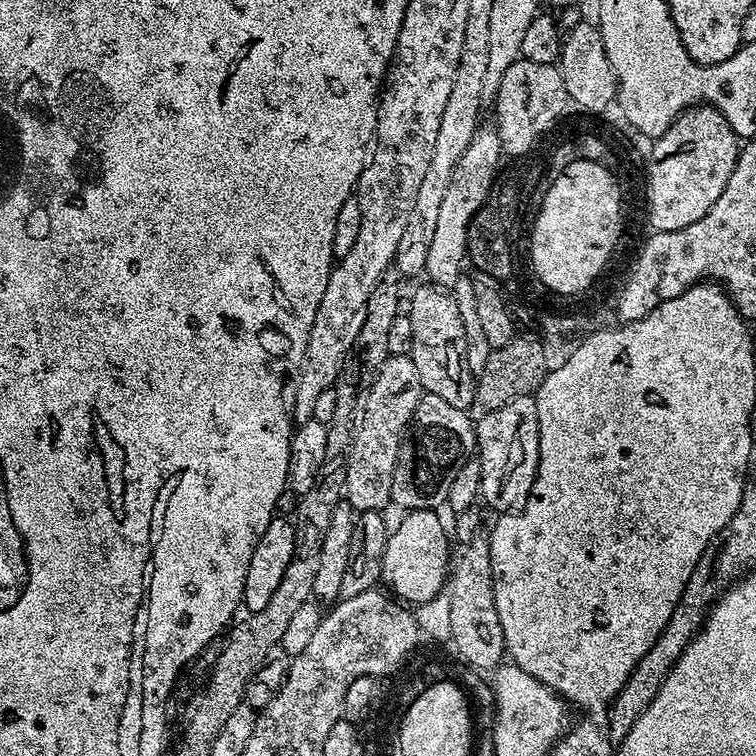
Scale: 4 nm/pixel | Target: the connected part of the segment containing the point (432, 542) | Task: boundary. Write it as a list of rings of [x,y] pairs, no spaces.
[[[417,508],[401,515],[404,517],[401,518],[400,525],[389,531],[386,550],[382,554],[380,575],[383,583],[385,585],[388,583],[387,587],[401,601],[412,606],[419,606],[425,600],[433,600],[441,595],[446,584],[446,573],[450,568],[450,552],[448,556],[444,528],[436,515],[437,513],[431,508]]]

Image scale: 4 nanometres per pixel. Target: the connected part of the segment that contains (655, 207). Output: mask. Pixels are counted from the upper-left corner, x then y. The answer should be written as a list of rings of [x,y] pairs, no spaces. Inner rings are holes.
[[[693,106],[685,108],[653,144],[648,156],[648,220],[657,232],[682,230],[682,226],[698,222],[726,190],[741,141],[717,108]]]

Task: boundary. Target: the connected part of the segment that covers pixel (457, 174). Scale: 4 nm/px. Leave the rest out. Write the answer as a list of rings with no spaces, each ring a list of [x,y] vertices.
[[[495,127],[477,128],[466,154],[462,154],[450,178],[450,186],[446,189],[446,199],[442,202],[438,222],[435,223],[434,238],[431,239],[430,250],[427,251],[423,275],[429,276],[432,279],[429,281],[435,287],[451,289],[452,285],[458,282],[458,278],[465,275],[468,260],[468,227],[474,214],[488,201],[493,184],[498,179],[496,167],[499,166],[500,160],[502,161],[500,139]]]

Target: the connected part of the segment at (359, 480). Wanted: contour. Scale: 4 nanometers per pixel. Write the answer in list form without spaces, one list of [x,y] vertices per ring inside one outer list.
[[[389,356],[386,362],[382,362],[363,402],[346,461],[346,482],[342,496],[357,513],[375,512],[391,501],[398,450],[408,425],[412,423],[412,415],[421,395],[418,369],[411,356]]]

